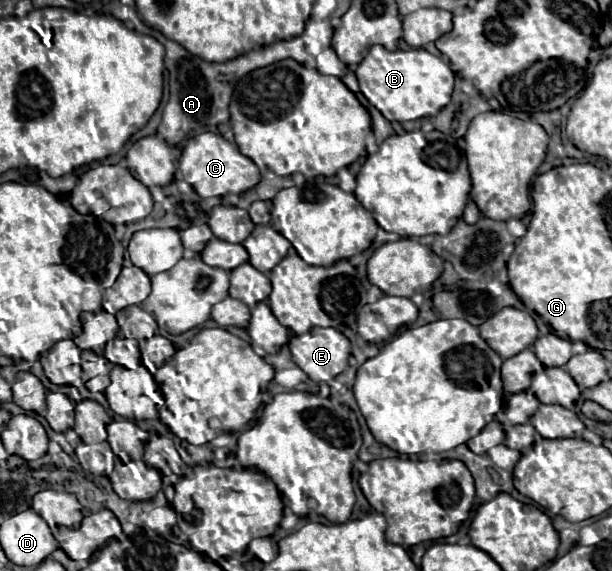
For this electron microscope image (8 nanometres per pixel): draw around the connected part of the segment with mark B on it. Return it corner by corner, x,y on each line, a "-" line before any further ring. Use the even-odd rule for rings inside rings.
374,44
374,48
370,48
370,52
358,64
356,78
366,100
376,106
390,122
406,122
438,114
450,102
454,88
454,72
450,66
424,48
390,52
380,44

